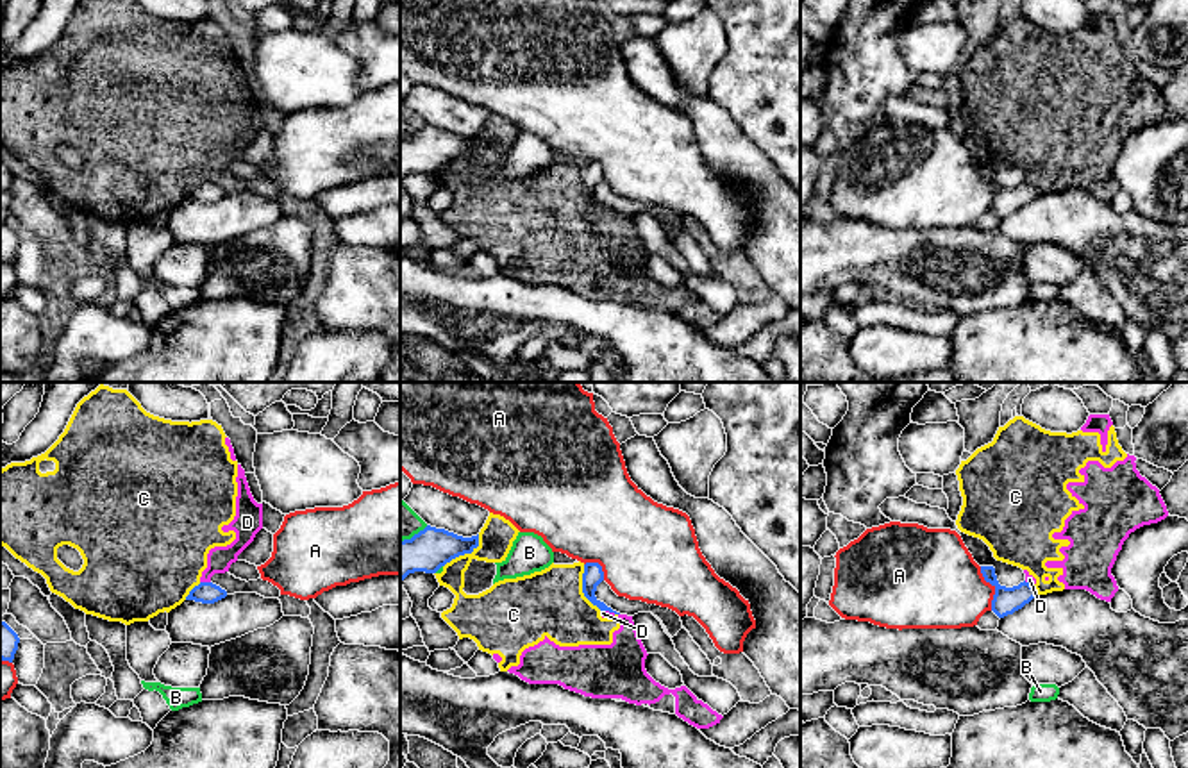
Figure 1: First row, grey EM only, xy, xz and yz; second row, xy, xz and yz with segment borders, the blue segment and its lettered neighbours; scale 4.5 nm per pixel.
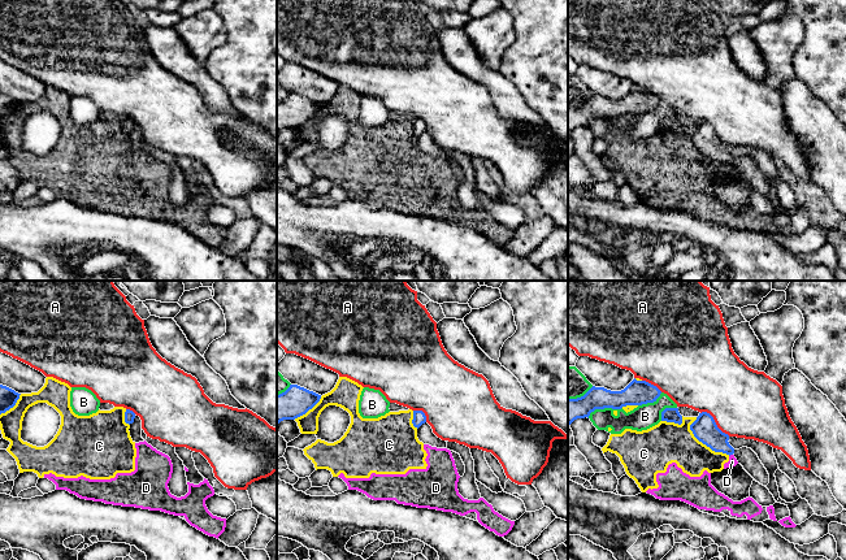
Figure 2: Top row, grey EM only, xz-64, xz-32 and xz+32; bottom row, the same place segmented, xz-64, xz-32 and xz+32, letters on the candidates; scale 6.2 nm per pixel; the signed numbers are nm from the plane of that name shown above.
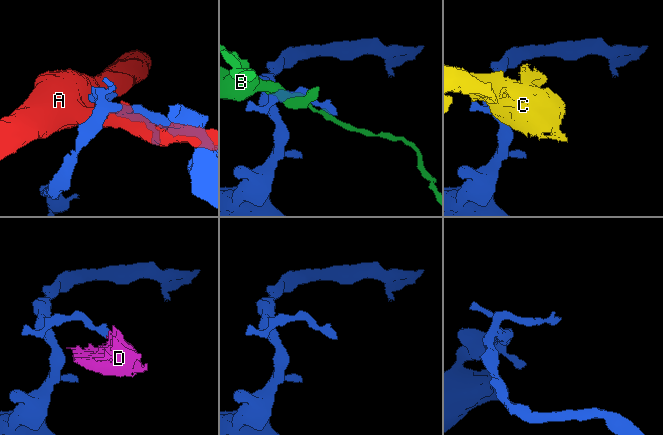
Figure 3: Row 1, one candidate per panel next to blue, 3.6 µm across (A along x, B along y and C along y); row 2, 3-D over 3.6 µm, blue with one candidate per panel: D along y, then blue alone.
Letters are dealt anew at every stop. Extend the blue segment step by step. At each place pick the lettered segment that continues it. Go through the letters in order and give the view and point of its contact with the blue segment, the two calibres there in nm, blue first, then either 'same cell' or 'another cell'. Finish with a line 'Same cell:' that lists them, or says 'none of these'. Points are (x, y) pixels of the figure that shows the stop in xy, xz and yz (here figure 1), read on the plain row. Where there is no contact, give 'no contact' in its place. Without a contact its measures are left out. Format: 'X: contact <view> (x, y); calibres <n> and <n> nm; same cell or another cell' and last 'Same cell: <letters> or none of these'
A: contact yz (995, 188); calibres 120 and 380 nm; another cell
B: contact xz (415, 134); calibres 190 and 160 nm; another cell
C: contact xz (465, 152); calibres 190 and 160 nm; another cell
D: contact xy (206, 183); calibres 100 and 110 nm; another cell
Same cell: none of these

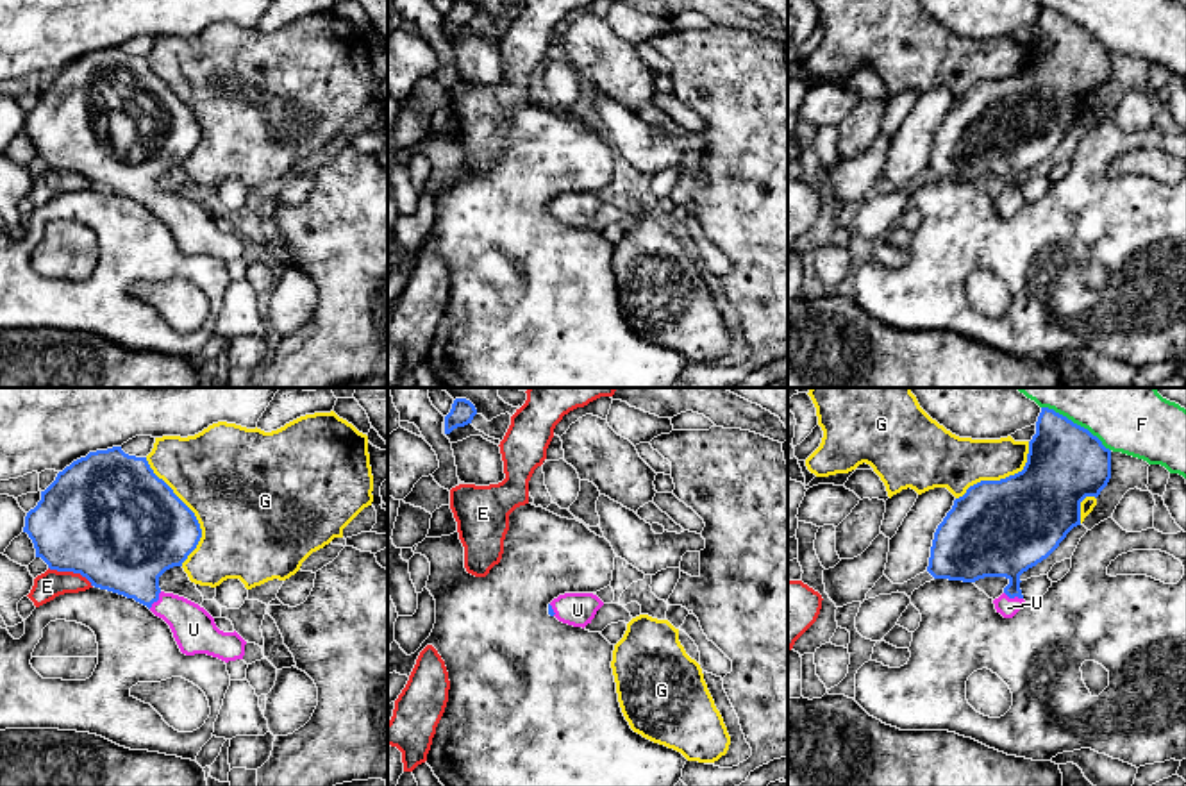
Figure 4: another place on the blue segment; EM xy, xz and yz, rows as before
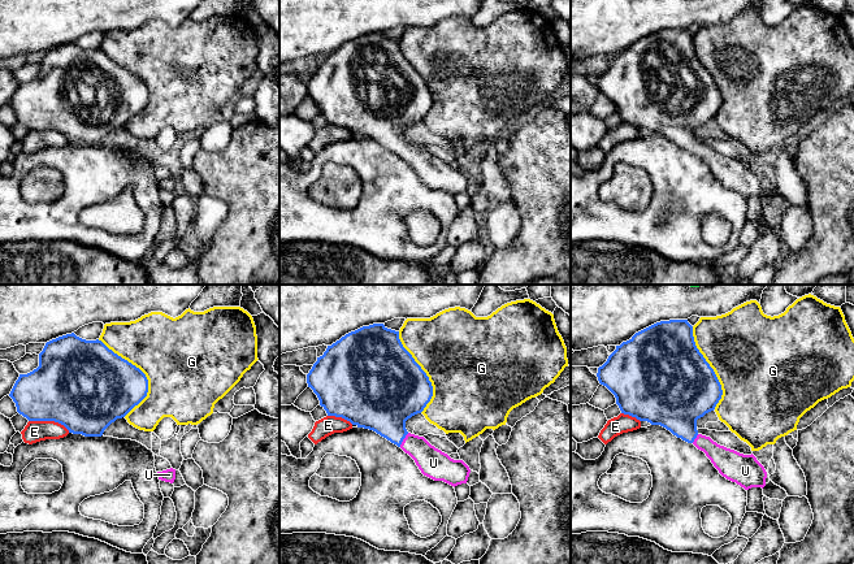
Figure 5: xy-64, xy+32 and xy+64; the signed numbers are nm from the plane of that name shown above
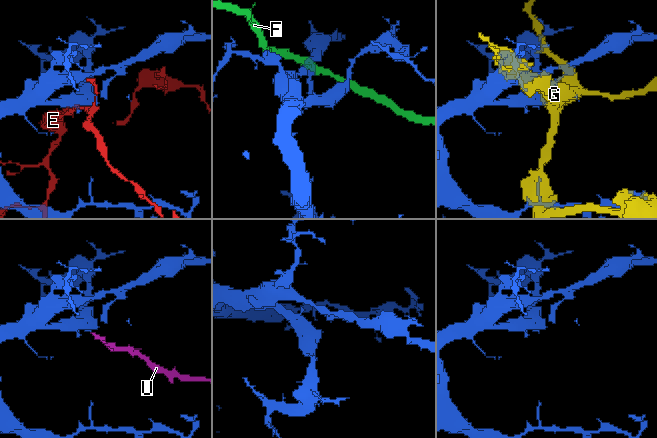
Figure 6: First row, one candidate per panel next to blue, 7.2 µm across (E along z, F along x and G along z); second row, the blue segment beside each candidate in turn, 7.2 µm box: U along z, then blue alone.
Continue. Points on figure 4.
E: contact xy (72, 170); calibres 500 and 120 nm; another cell
F: contact yz (1076, 24); calibres 360 and 240 nm; another cell
G: contact xy (192, 111); calibres 440 and 480 nm; another cell
U: contact xy (156, 200); calibres 360 and 190 nm; same cell
Same cell: U

